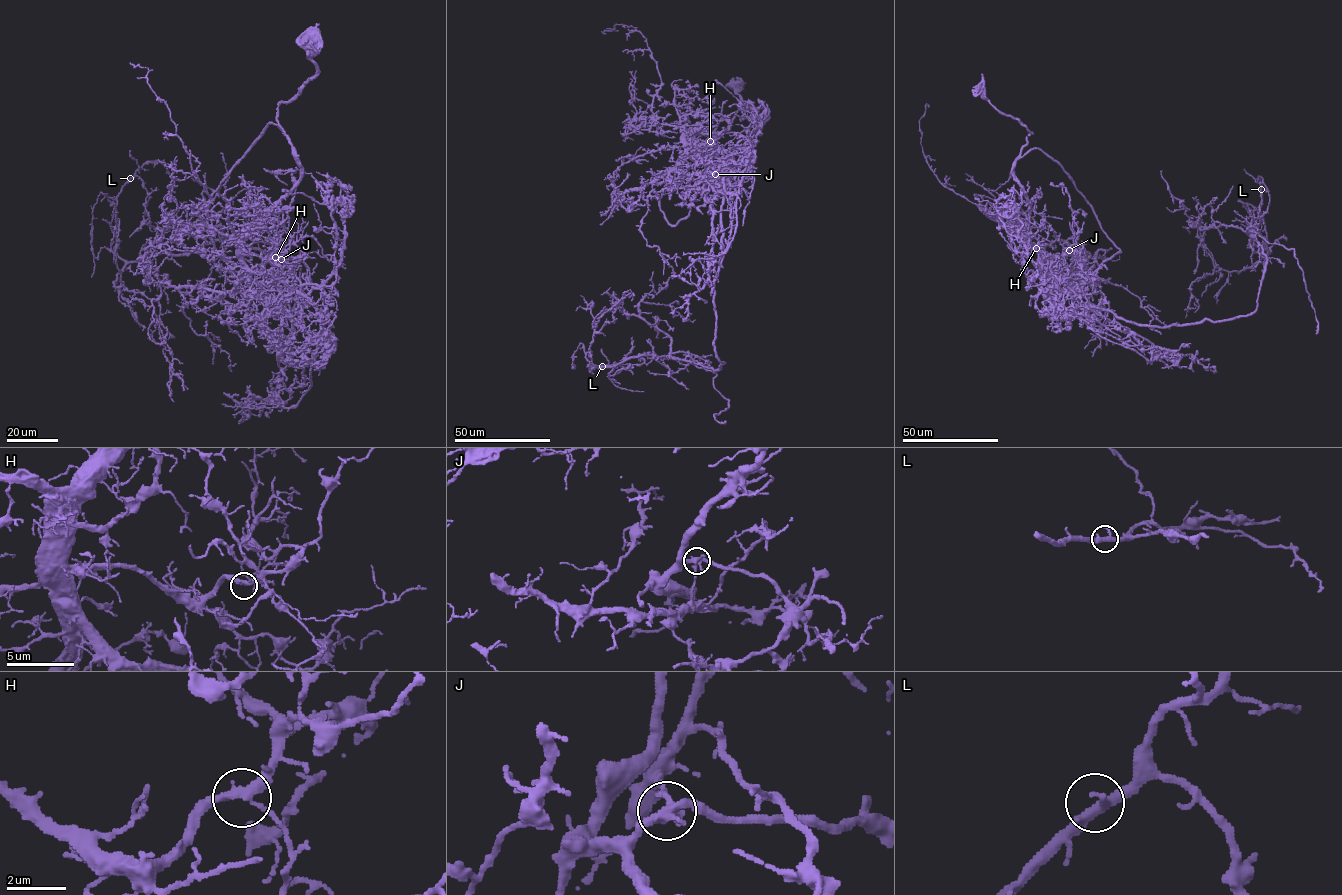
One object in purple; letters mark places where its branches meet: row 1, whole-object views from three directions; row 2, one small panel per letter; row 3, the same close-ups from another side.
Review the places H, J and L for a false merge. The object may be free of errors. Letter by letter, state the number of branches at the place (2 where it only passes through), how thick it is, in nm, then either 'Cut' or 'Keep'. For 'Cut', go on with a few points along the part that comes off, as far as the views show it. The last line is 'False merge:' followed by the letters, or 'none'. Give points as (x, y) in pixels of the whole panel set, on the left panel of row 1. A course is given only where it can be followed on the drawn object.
H: Branches: 3. Thickness 260 nm. Keep
J: Branches: 3. Thickness 280 nm. Cut. Course of the part to remove: (282, 259), (307, 299), (289, 361), (281, 267), (240, 242), (125, 261), (101, 192), (91, 277)
L: Branches: 3. Thickness 300 nm. Keep
False merge: J

